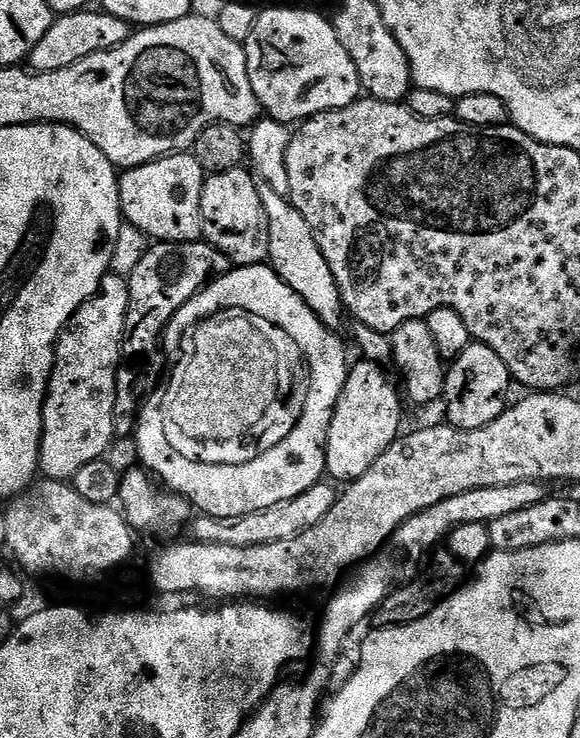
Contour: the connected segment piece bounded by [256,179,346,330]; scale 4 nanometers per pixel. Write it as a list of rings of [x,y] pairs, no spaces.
[[[257,179],[258,198],[262,198],[262,206],[266,210],[266,218],[270,222],[270,246],[268,247],[267,263],[314,310],[314,314],[323,324],[333,330],[340,330],[344,320],[346,324],[346,309],[344,300],[340,297],[338,282],[334,282],[334,274],[330,274],[330,262],[322,258],[322,250],[310,230],[310,222],[298,214],[287,196],[278,194],[265,180]]]

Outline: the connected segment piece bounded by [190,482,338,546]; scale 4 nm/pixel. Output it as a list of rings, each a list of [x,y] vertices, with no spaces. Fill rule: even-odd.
[[[321,482],[310,486],[310,490],[306,490],[302,494],[298,494],[298,498],[290,498],[286,502],[277,502],[275,506],[266,506],[266,510],[254,510],[254,514],[246,514],[238,518],[218,518],[217,516],[197,515],[191,521],[190,529],[197,541],[202,544],[225,544],[226,546],[260,546],[270,542],[282,542],[286,538],[294,538],[298,534],[302,534],[302,530],[310,530],[310,526],[318,526],[318,522],[322,522],[322,518],[326,518],[326,514],[330,514],[330,510],[334,506],[338,492],[332,489],[333,485],[328,482]]]

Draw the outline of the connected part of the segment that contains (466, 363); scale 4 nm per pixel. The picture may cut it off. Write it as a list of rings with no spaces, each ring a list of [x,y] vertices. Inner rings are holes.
[[[471,343],[457,360],[451,361],[444,377],[444,395],[442,405],[448,411],[447,423],[462,430],[478,430],[494,418],[504,413],[510,403],[508,387],[513,387],[514,381],[510,370],[506,370],[506,362],[490,350],[485,344]]]

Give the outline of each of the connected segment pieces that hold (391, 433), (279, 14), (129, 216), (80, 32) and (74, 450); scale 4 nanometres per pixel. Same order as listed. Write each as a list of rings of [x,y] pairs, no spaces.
[[[361,359],[359,363],[353,363],[349,367],[348,377],[336,403],[324,447],[324,466],[327,475],[333,476],[333,478],[331,477],[333,481],[351,482],[362,478],[362,474],[366,474],[366,470],[370,470],[370,466],[374,466],[374,462],[378,462],[378,458],[382,458],[382,454],[386,454],[386,450],[402,432],[400,423],[404,420],[404,408],[400,405],[400,400],[402,401],[401,389],[397,385],[396,388],[392,385],[391,378],[384,373],[387,371],[381,365],[372,364],[365,359]]]
[[[268,8],[265,12],[261,11],[256,18],[254,34],[250,34],[244,44],[244,53],[248,59],[250,86],[254,86],[254,94],[269,120],[292,126],[311,116],[317,116],[320,112],[333,112],[361,99],[358,70],[354,70],[354,62],[350,62],[346,46],[338,42],[338,34],[327,15],[319,16],[304,8]]]
[[[187,151],[174,152],[170,156],[161,156],[159,160],[151,160],[149,164],[140,164],[137,168],[127,169],[120,176],[120,211],[123,219],[138,230],[142,230],[142,234],[146,234],[152,242],[194,243],[199,241],[204,234],[200,207],[205,179],[204,167]]]
[[[81,10],[57,15],[52,21],[50,30],[46,30],[46,38],[42,38],[42,42],[38,42],[38,46],[34,46],[34,50],[28,55],[27,63],[31,71],[66,70],[90,54],[109,52],[114,46],[126,42],[126,38],[130,35],[130,25],[127,20],[114,18],[103,10],[92,11]]]
[[[109,274],[102,278],[96,293],[66,322],[56,342],[56,361],[48,375],[48,395],[44,397],[44,433],[40,439],[39,471],[49,480],[71,481],[87,463],[101,459],[114,443],[115,376],[122,365],[121,348],[126,326],[130,290],[125,277]]]

